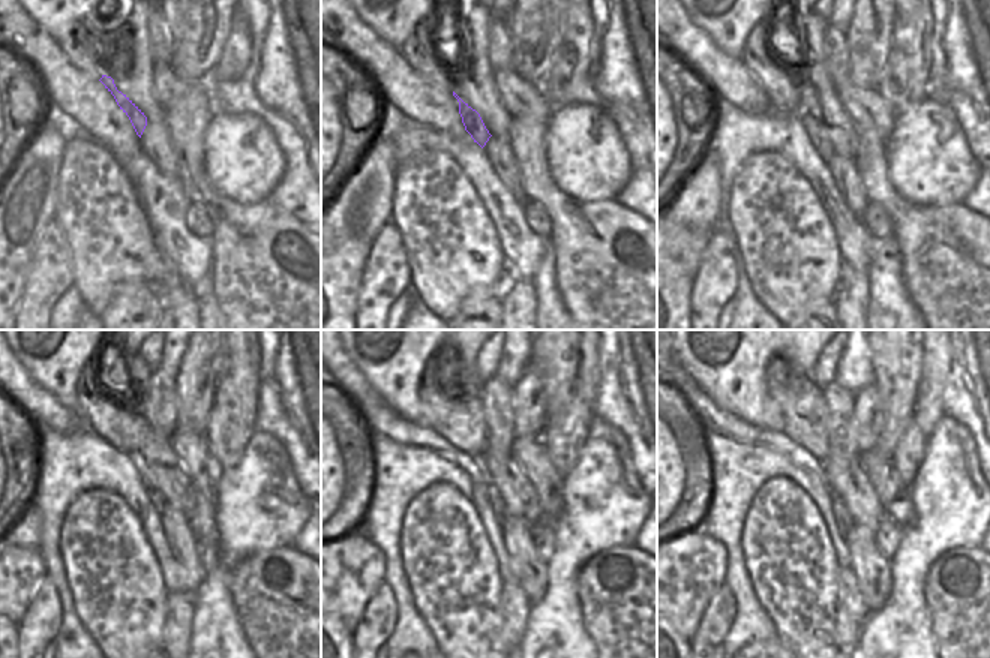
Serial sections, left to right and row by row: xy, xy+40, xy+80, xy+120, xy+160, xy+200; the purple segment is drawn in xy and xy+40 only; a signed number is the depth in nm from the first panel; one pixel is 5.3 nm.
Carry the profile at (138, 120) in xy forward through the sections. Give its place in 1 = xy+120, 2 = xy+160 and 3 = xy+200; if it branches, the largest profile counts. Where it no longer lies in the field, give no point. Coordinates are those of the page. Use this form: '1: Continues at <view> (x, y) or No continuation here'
1: Continues at xy+120 (137, 457)
2: Continues at xy+160 (498, 507)
3: Continues at xy+200 (845, 522).

